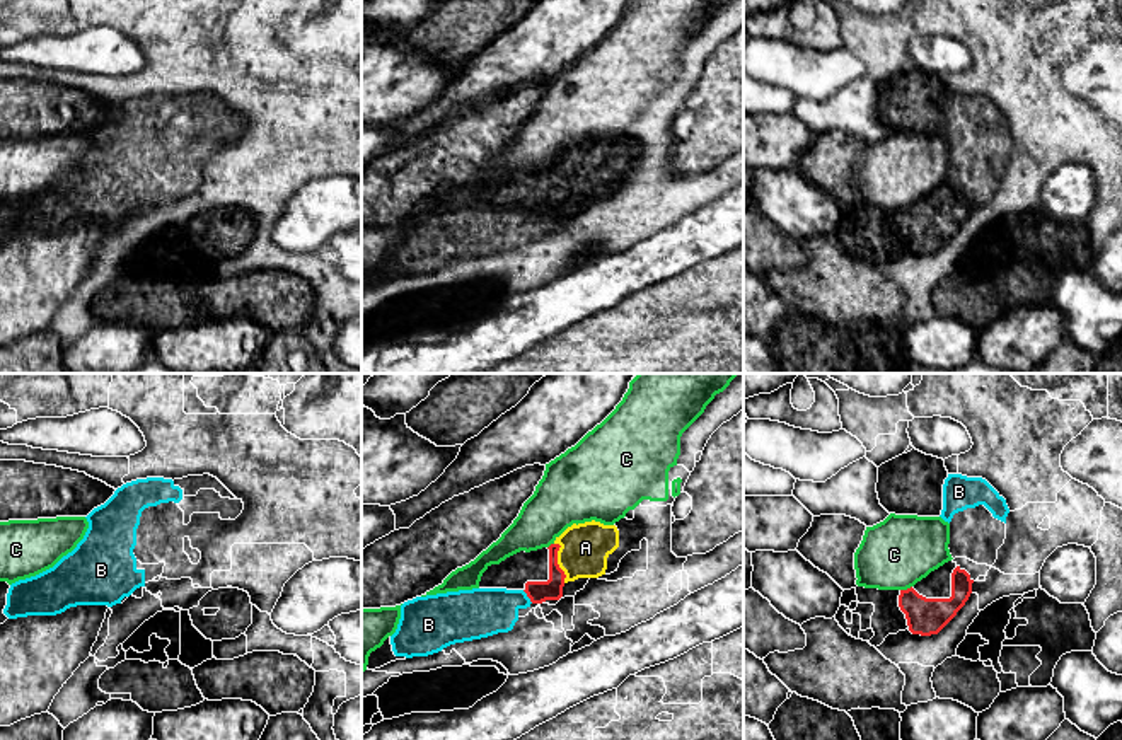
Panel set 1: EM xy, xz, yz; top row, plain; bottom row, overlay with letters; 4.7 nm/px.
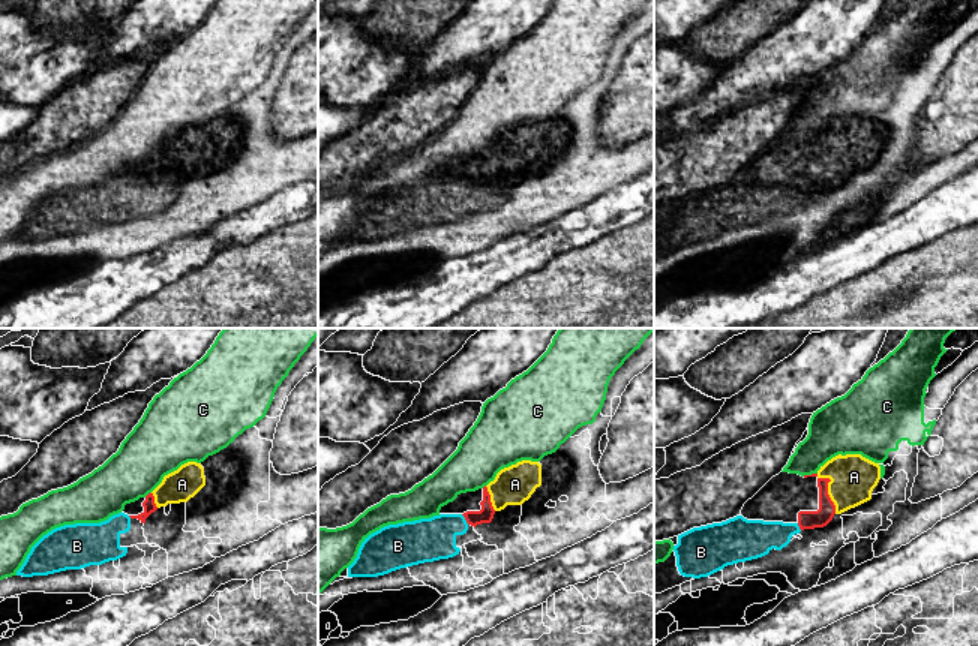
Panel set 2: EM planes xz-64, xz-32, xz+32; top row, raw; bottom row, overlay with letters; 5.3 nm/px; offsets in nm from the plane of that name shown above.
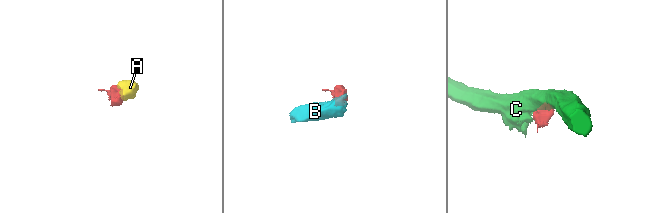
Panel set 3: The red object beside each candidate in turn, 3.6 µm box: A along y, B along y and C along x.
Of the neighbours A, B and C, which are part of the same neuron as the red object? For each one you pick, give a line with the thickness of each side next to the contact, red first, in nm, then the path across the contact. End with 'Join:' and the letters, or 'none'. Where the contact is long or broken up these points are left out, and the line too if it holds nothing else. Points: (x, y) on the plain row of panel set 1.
A: calibres 100 and 220 nm
Join: A

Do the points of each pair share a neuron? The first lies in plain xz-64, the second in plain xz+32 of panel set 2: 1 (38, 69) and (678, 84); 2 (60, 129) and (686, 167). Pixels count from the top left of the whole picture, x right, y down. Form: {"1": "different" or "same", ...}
{"1": "same", "2": "same"}

